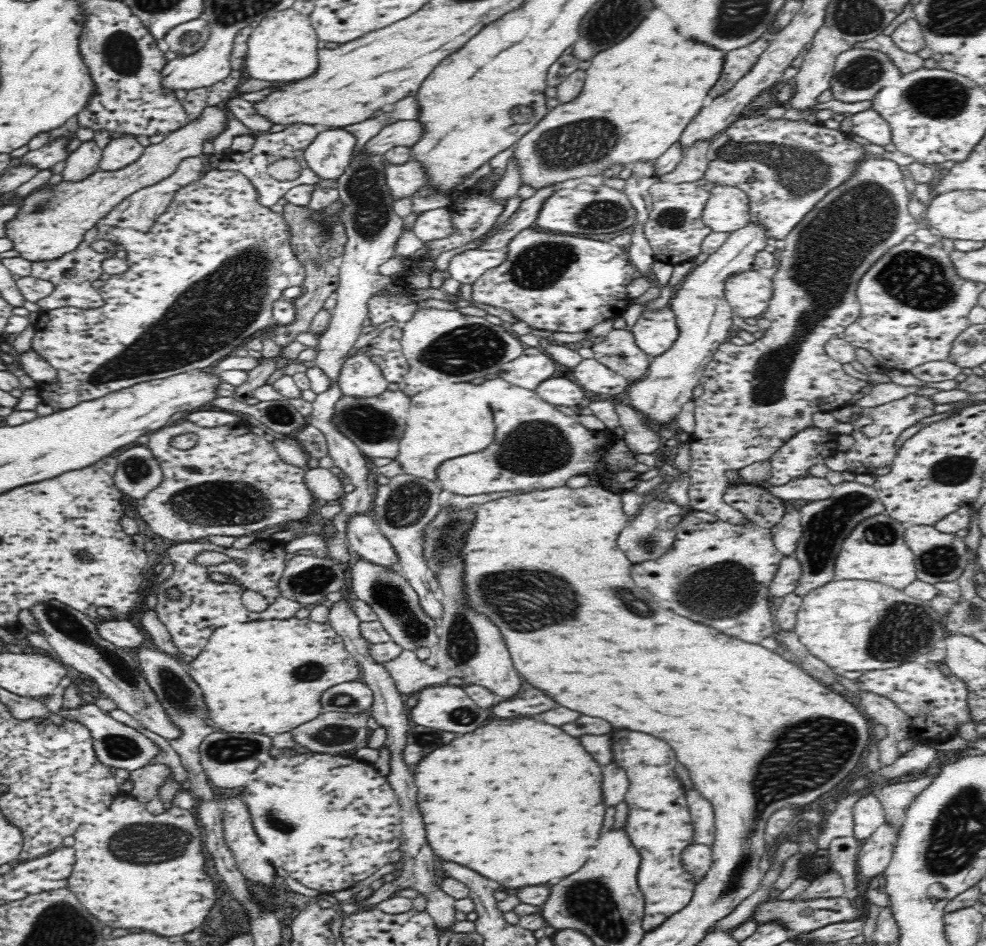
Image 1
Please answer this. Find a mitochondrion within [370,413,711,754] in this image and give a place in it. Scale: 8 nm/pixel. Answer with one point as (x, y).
(526, 607)

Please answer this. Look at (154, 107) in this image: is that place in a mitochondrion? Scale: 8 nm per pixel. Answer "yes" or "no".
no

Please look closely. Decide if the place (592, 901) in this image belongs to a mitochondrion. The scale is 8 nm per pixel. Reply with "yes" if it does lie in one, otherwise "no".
yes

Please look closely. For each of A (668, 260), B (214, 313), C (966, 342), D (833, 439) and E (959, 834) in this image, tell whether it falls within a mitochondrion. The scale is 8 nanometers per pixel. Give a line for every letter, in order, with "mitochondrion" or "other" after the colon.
A: other
B: mitochondrion
C: mitochondrion
D: other
E: mitochondrion

